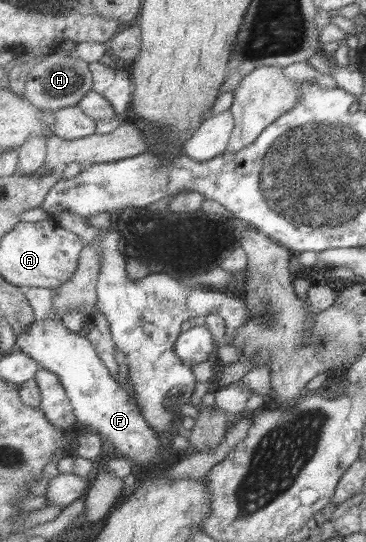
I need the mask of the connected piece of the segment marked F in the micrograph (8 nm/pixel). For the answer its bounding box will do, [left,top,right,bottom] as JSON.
[17,319,163,469]

